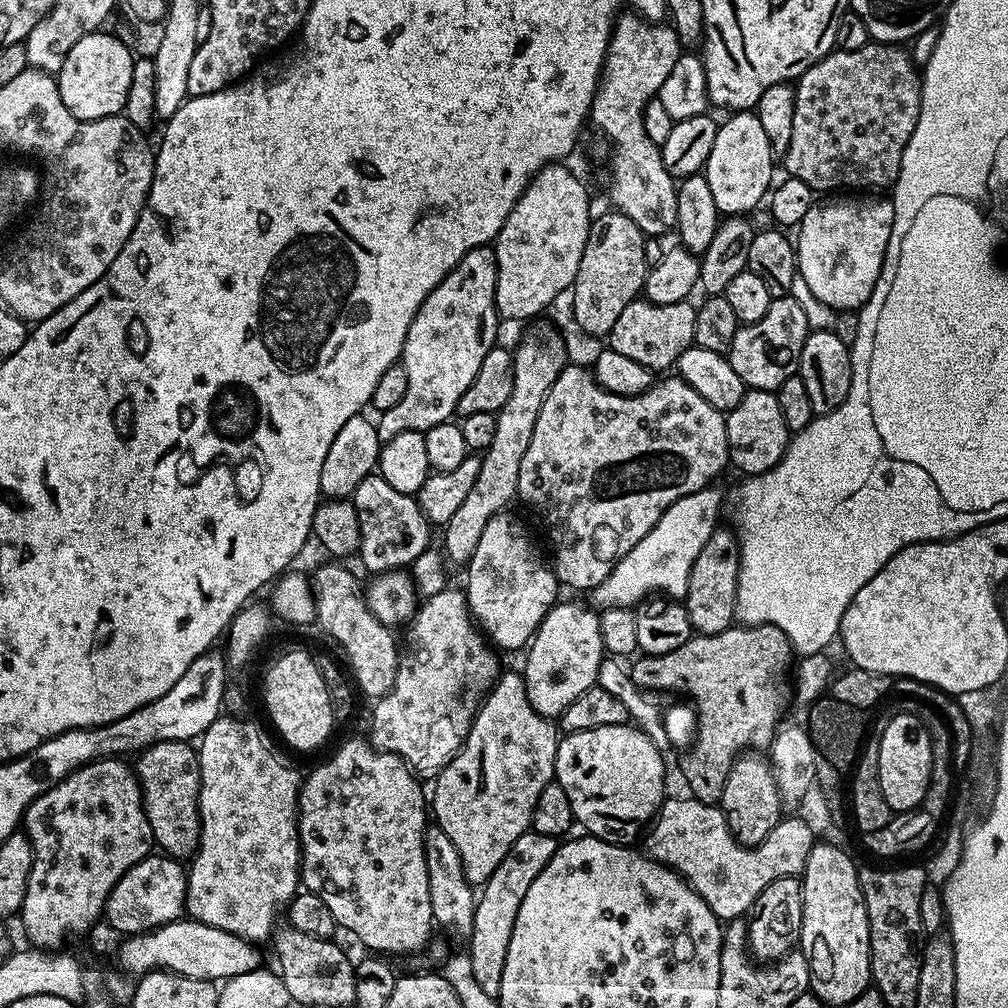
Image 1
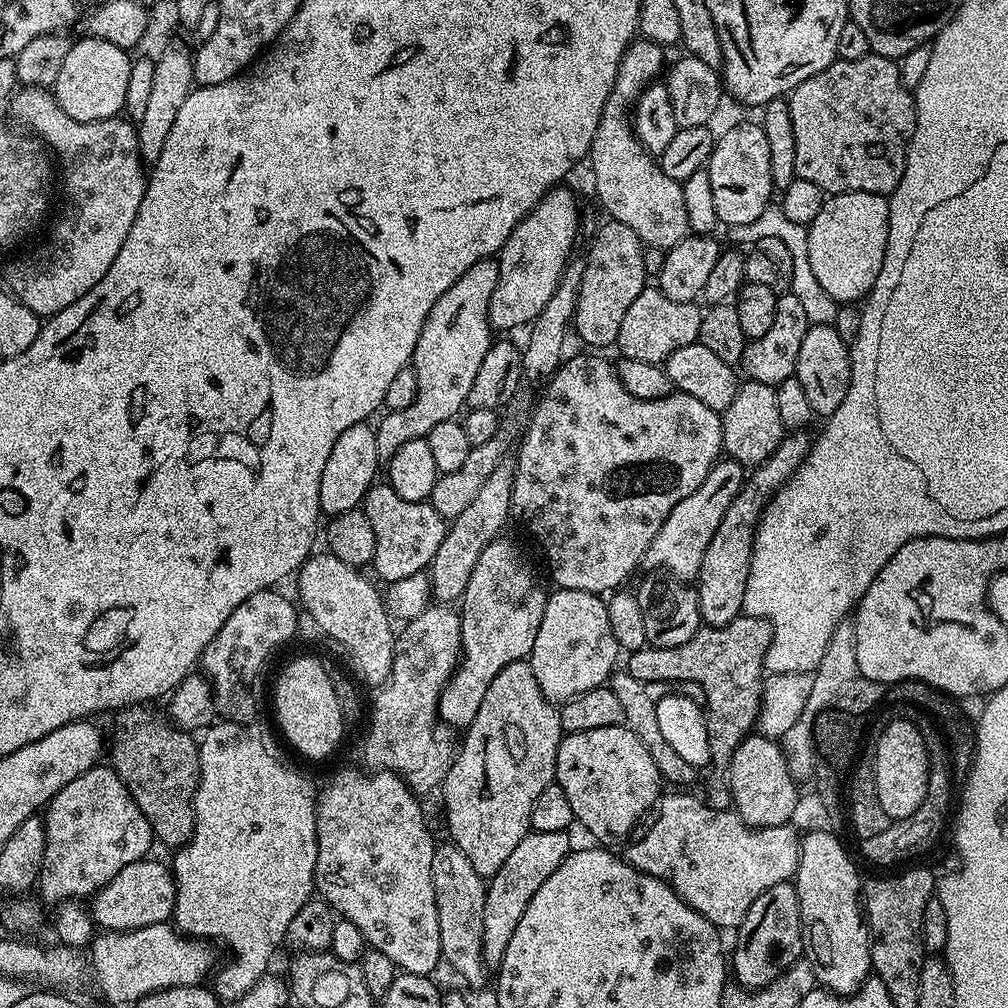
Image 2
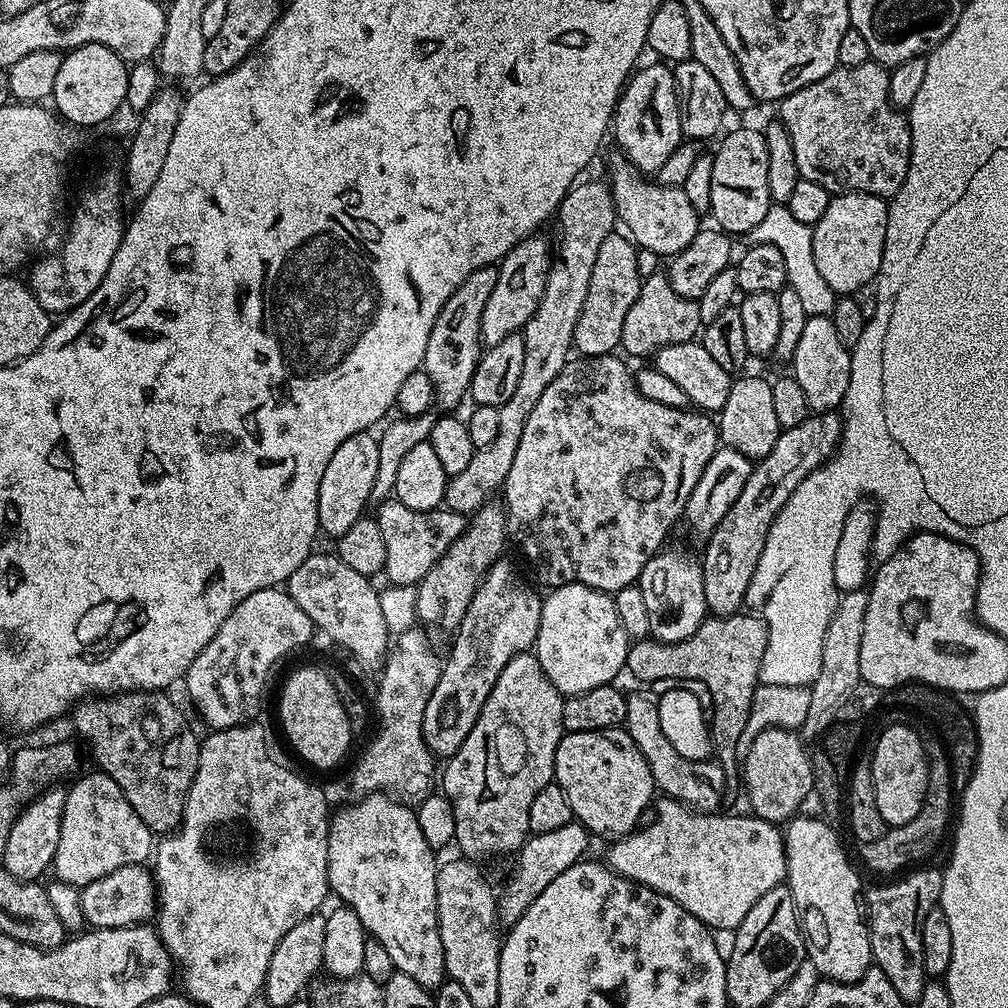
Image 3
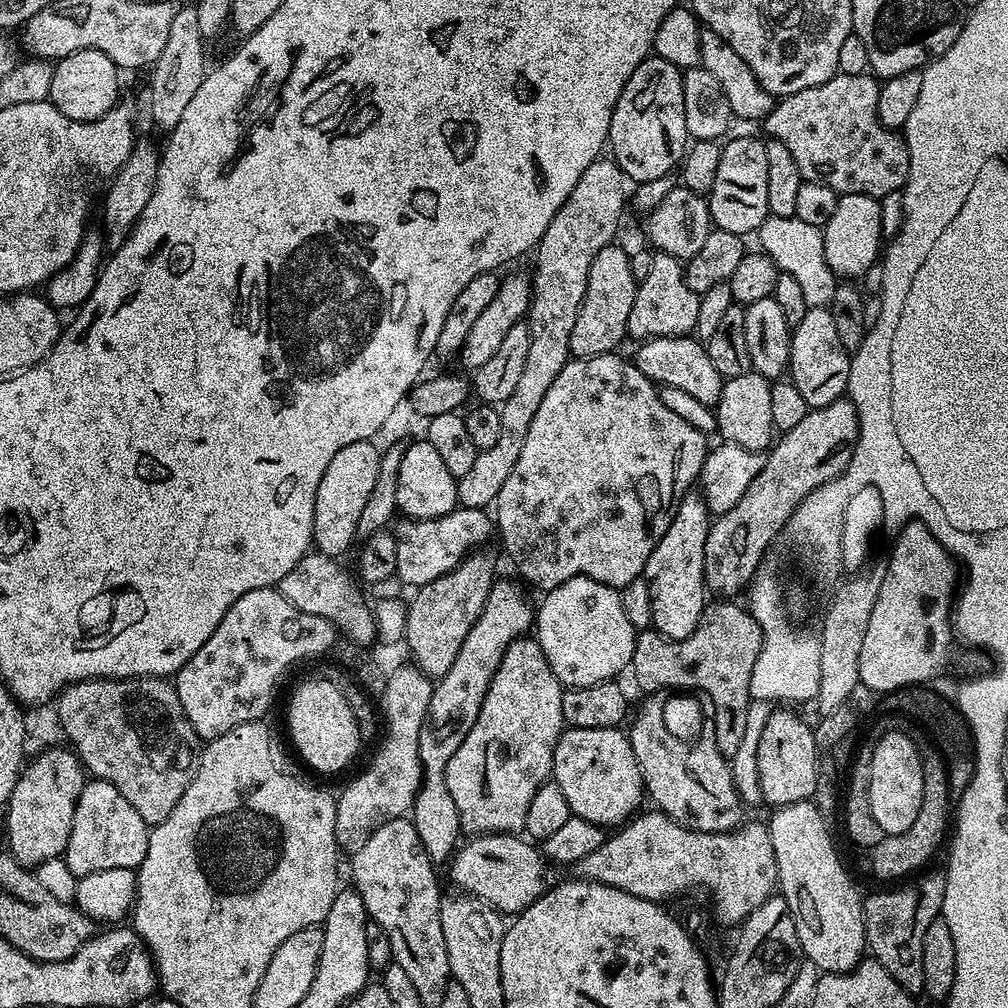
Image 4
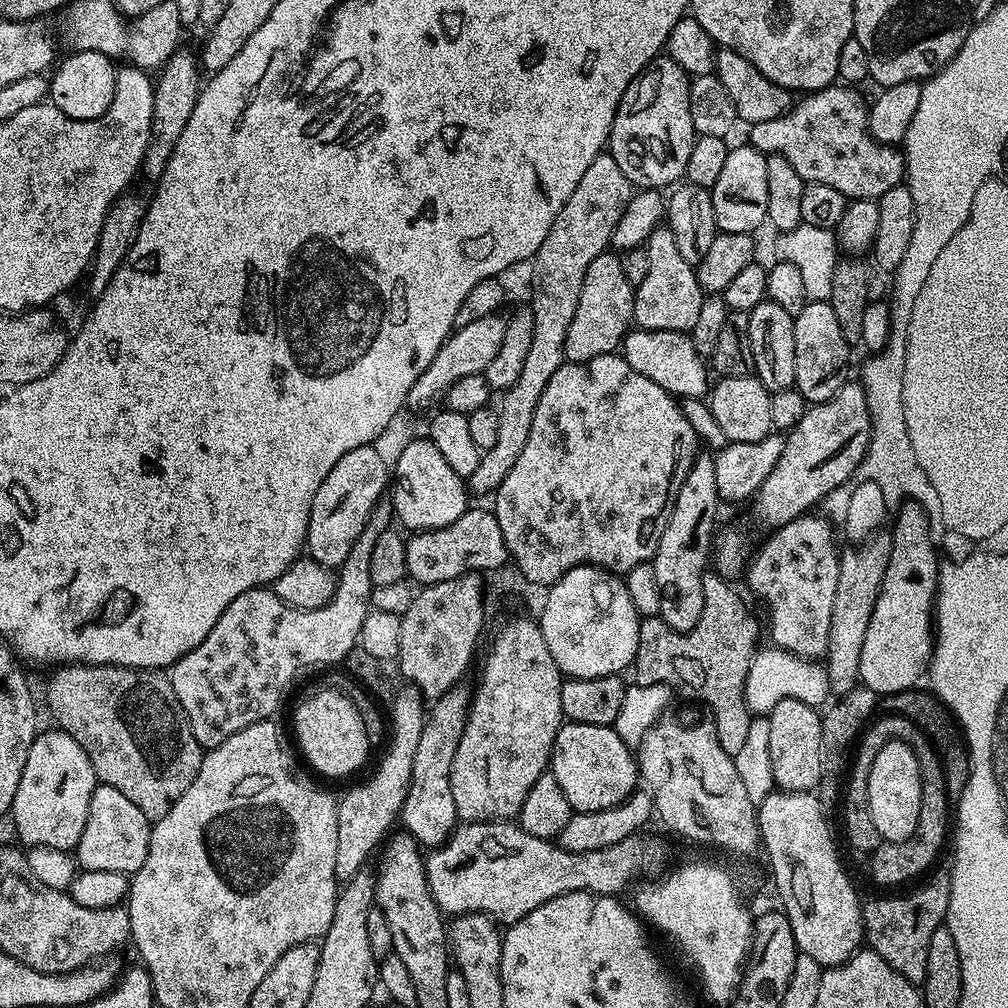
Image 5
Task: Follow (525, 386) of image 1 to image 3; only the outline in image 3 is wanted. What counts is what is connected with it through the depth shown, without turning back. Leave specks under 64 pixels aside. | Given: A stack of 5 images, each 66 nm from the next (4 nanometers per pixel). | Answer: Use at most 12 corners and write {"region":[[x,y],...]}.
{"region":[[483,504],[415,585],[417,621],[455,633],[505,555],[508,517]]}

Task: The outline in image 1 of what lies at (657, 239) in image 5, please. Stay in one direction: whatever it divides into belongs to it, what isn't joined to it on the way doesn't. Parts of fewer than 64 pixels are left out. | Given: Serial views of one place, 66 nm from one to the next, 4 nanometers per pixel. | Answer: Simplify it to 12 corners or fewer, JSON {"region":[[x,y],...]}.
{"region":[[632,300],[607,347],[653,370],[693,347],[697,305]]}

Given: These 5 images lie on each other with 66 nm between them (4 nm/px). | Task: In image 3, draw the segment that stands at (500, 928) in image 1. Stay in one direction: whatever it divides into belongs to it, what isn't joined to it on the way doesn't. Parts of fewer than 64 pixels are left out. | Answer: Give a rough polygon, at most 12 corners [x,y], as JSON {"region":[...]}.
{"region":[[580,823],[532,834],[496,897],[511,926],[570,866],[585,859]]}

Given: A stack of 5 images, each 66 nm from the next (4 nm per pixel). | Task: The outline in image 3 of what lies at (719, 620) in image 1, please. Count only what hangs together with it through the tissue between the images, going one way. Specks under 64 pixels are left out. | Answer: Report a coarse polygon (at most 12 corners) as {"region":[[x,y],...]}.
{"region":[[808,415],[755,461],[703,545],[706,606],[745,607],[786,498],[831,460],[843,419]]}

